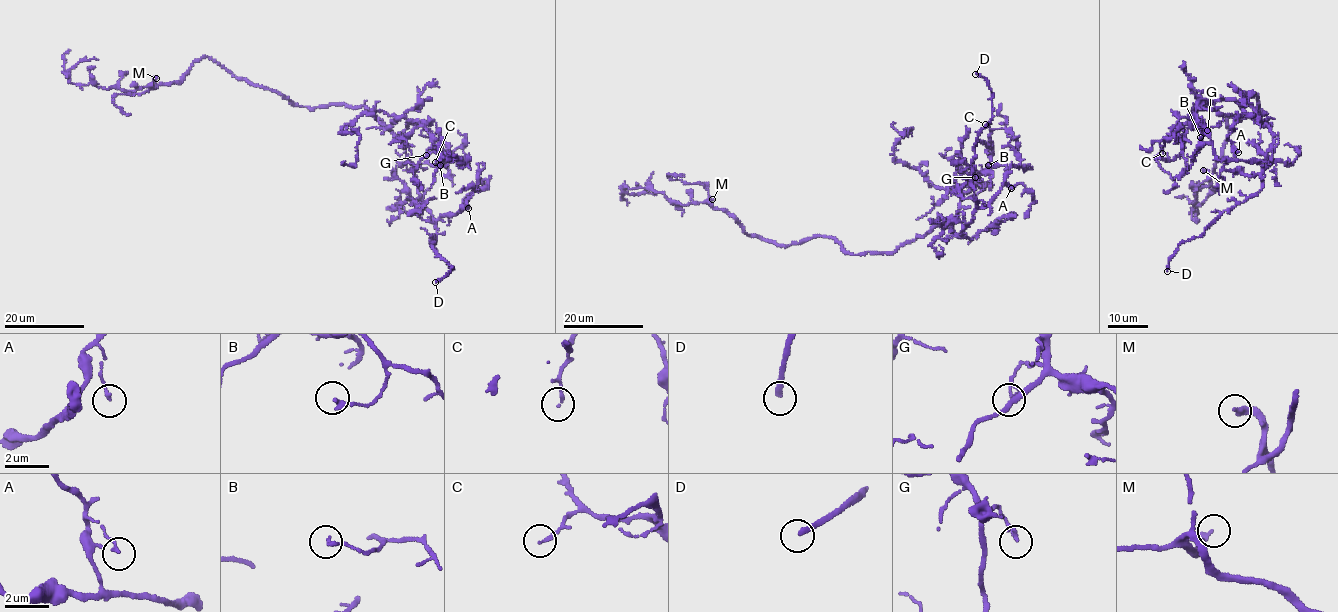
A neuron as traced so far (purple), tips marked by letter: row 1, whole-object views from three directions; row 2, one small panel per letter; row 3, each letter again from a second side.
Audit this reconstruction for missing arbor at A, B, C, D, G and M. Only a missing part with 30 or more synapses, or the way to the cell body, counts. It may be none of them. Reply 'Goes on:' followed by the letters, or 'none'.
Goes on: D, M

